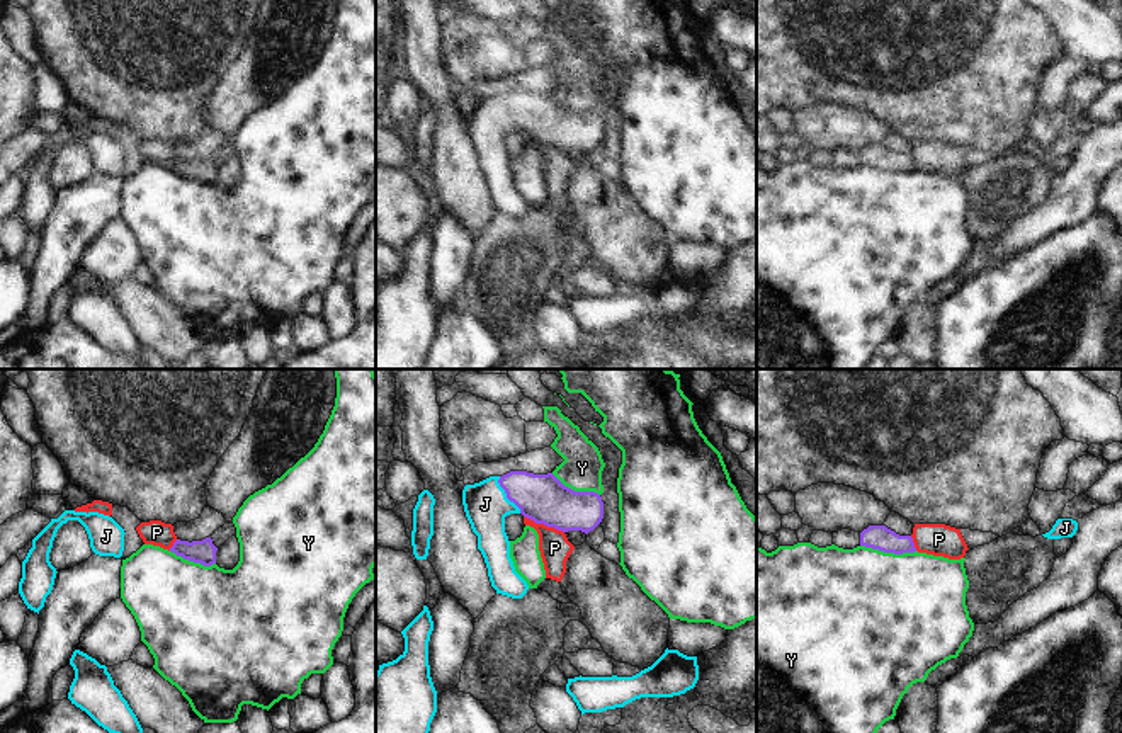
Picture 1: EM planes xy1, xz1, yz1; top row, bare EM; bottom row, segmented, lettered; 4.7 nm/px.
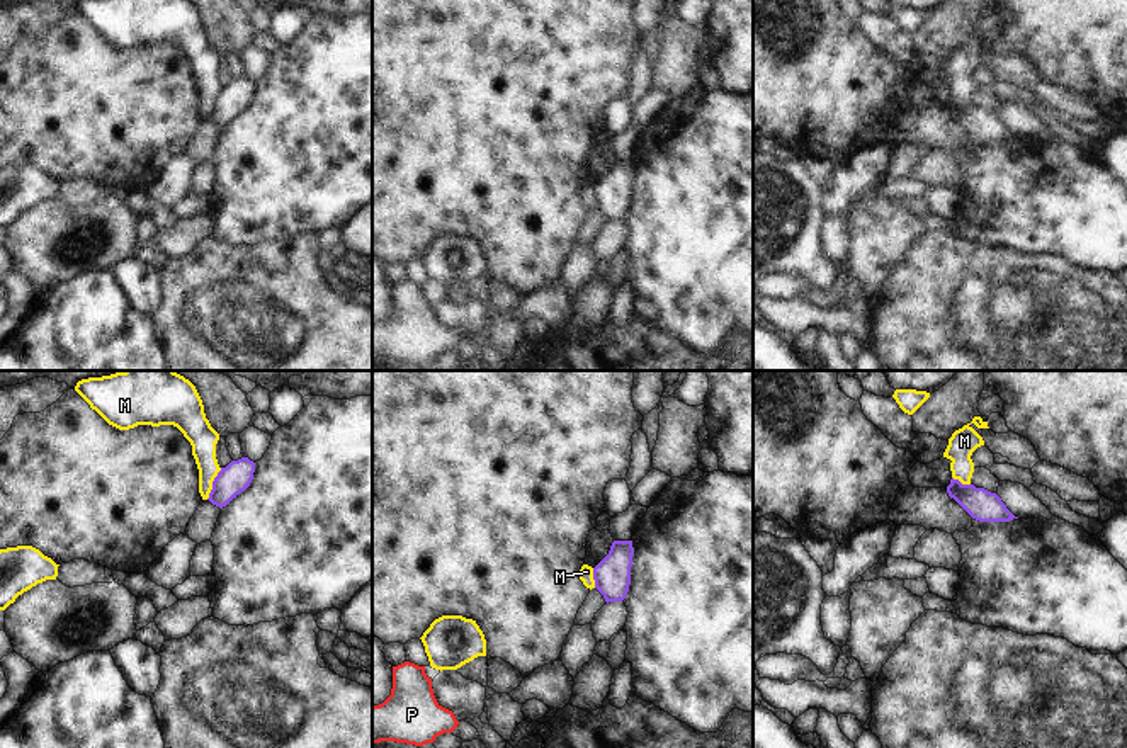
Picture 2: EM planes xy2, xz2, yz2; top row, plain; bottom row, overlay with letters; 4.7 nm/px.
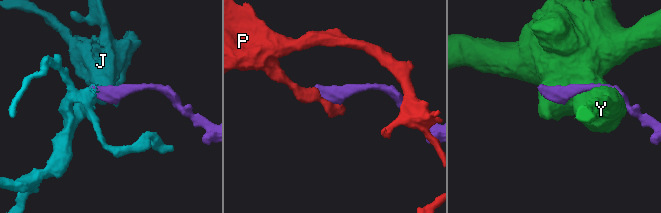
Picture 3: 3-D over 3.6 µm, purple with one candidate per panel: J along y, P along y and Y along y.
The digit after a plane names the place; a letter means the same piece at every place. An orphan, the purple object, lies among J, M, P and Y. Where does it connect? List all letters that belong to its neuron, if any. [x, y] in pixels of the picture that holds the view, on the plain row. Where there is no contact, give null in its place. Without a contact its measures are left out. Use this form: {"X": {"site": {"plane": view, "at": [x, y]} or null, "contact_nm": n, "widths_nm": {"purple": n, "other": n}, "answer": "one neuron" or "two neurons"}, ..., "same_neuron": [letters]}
{"J": {"site": {"plane": "xz1", "at": [507, 114]}, "contact_nm": 200, "widths_nm": {"purple": 220, "other": 200}, "answer": "one neuron"}, "M": {"site": {"plane": "xy2", "at": [213, 102]}, "contact_nm": 170, "widths_nm": {"purple": 140, "other": 140}, "answer": "two neurons"}, "P": {"site": {"plane": "xz1", "at": [544, 143]}, "contact_nm": 200, "widths_nm": {"purple": 220, "other": 150}, "answer": "two neurons"}, "Y": {"site": {"plane": "yz1", "at": [888, 170]}, "contact_nm": 260, "widths_nm": {"purple": 120, "other": 500}, "answer": "two neurons"}, "same_neuron": ["J"]}

